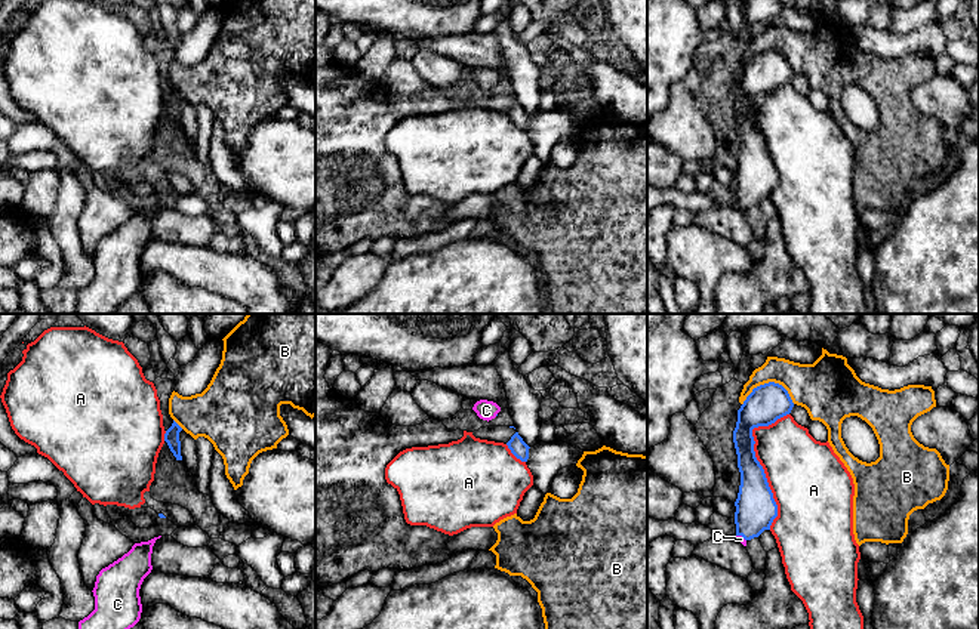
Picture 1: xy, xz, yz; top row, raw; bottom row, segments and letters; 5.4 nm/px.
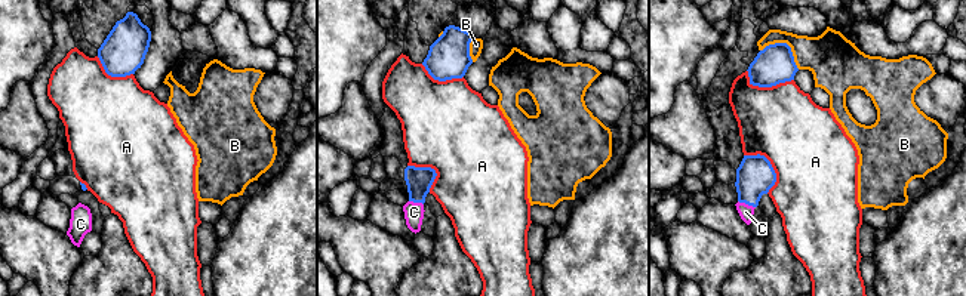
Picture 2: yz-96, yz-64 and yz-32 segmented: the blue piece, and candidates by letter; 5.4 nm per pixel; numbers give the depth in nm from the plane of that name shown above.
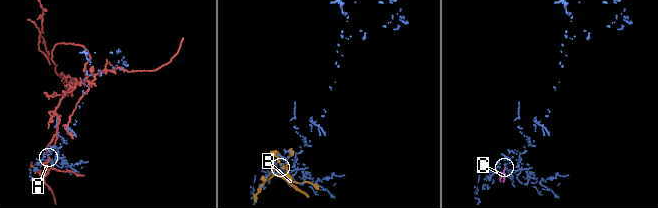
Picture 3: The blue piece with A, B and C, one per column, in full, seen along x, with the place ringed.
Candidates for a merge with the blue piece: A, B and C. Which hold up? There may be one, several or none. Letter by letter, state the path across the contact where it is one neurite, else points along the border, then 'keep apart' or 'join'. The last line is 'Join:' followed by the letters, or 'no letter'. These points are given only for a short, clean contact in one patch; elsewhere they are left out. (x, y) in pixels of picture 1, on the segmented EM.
A: keep apart
B: keep apart
C: across yz (756, 508), (750, 524), (741, 535), (741, 539) | join
Join: C

